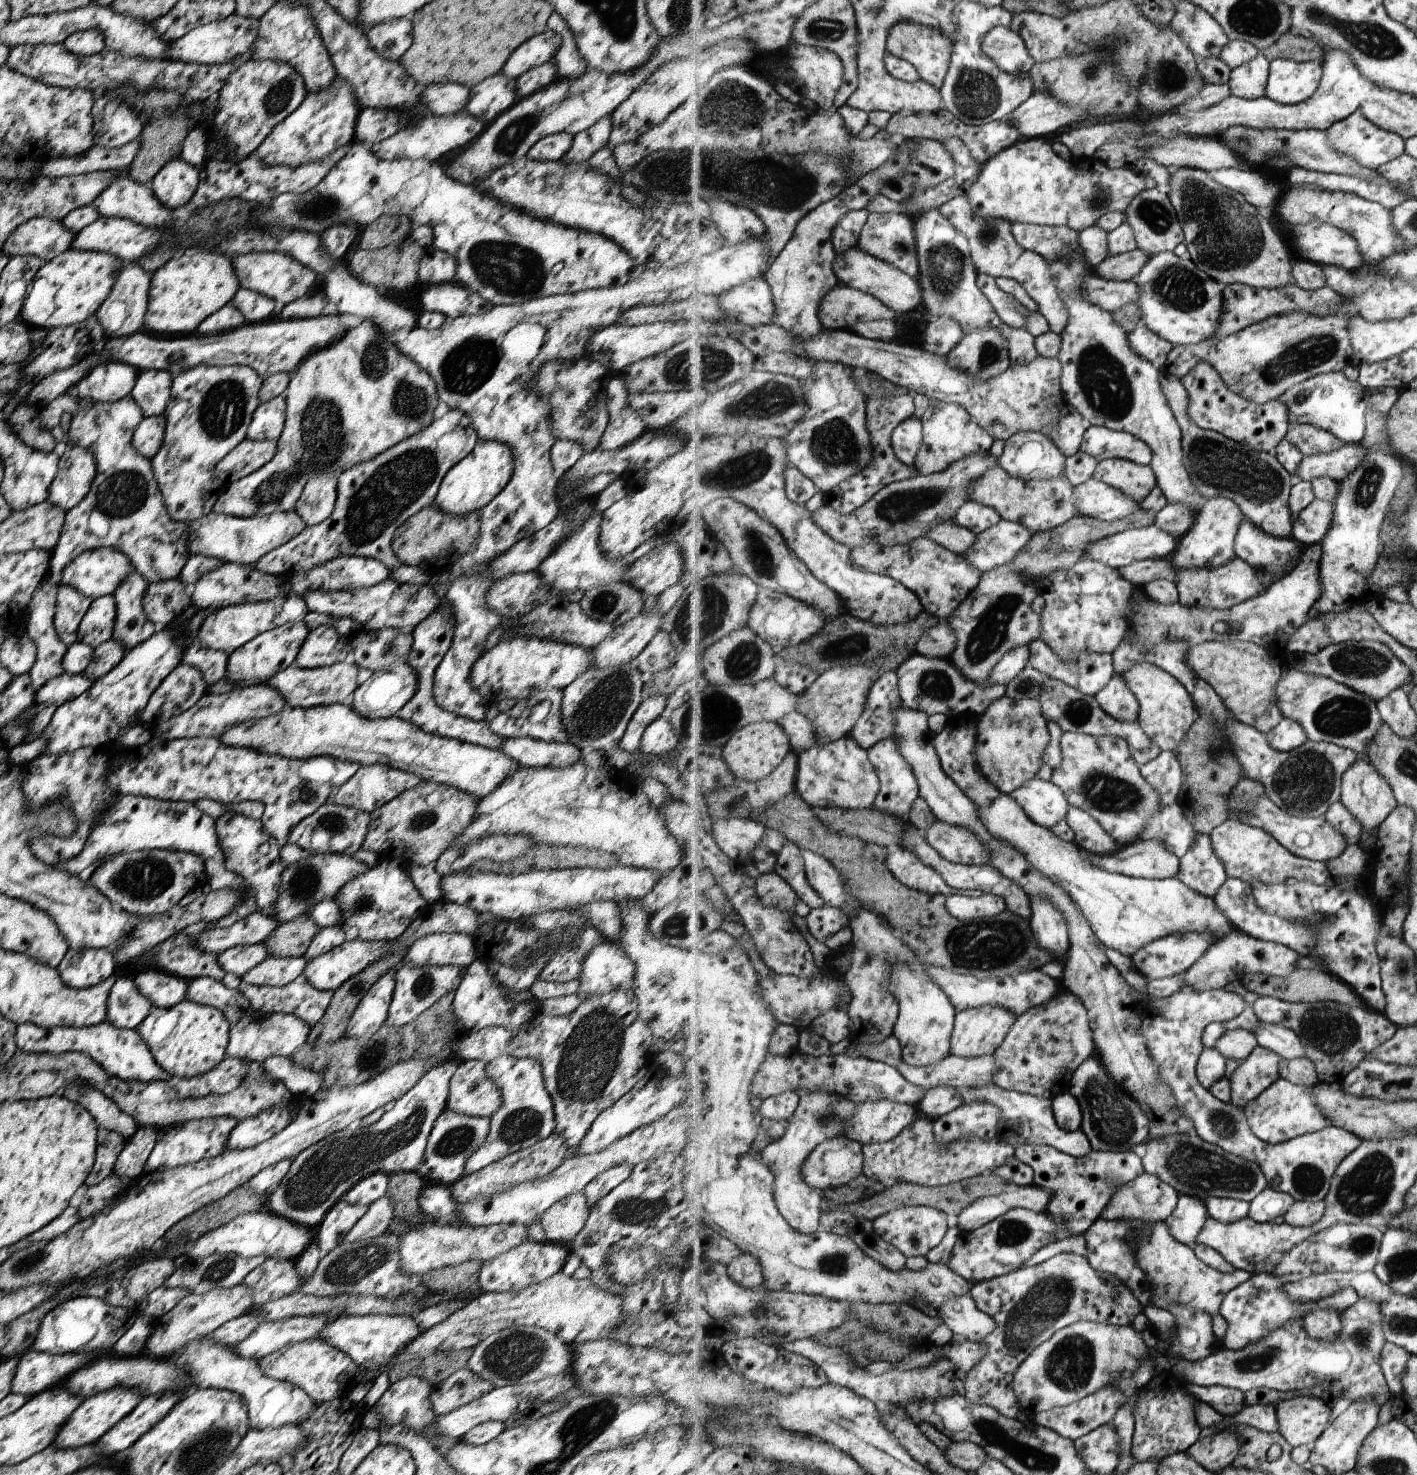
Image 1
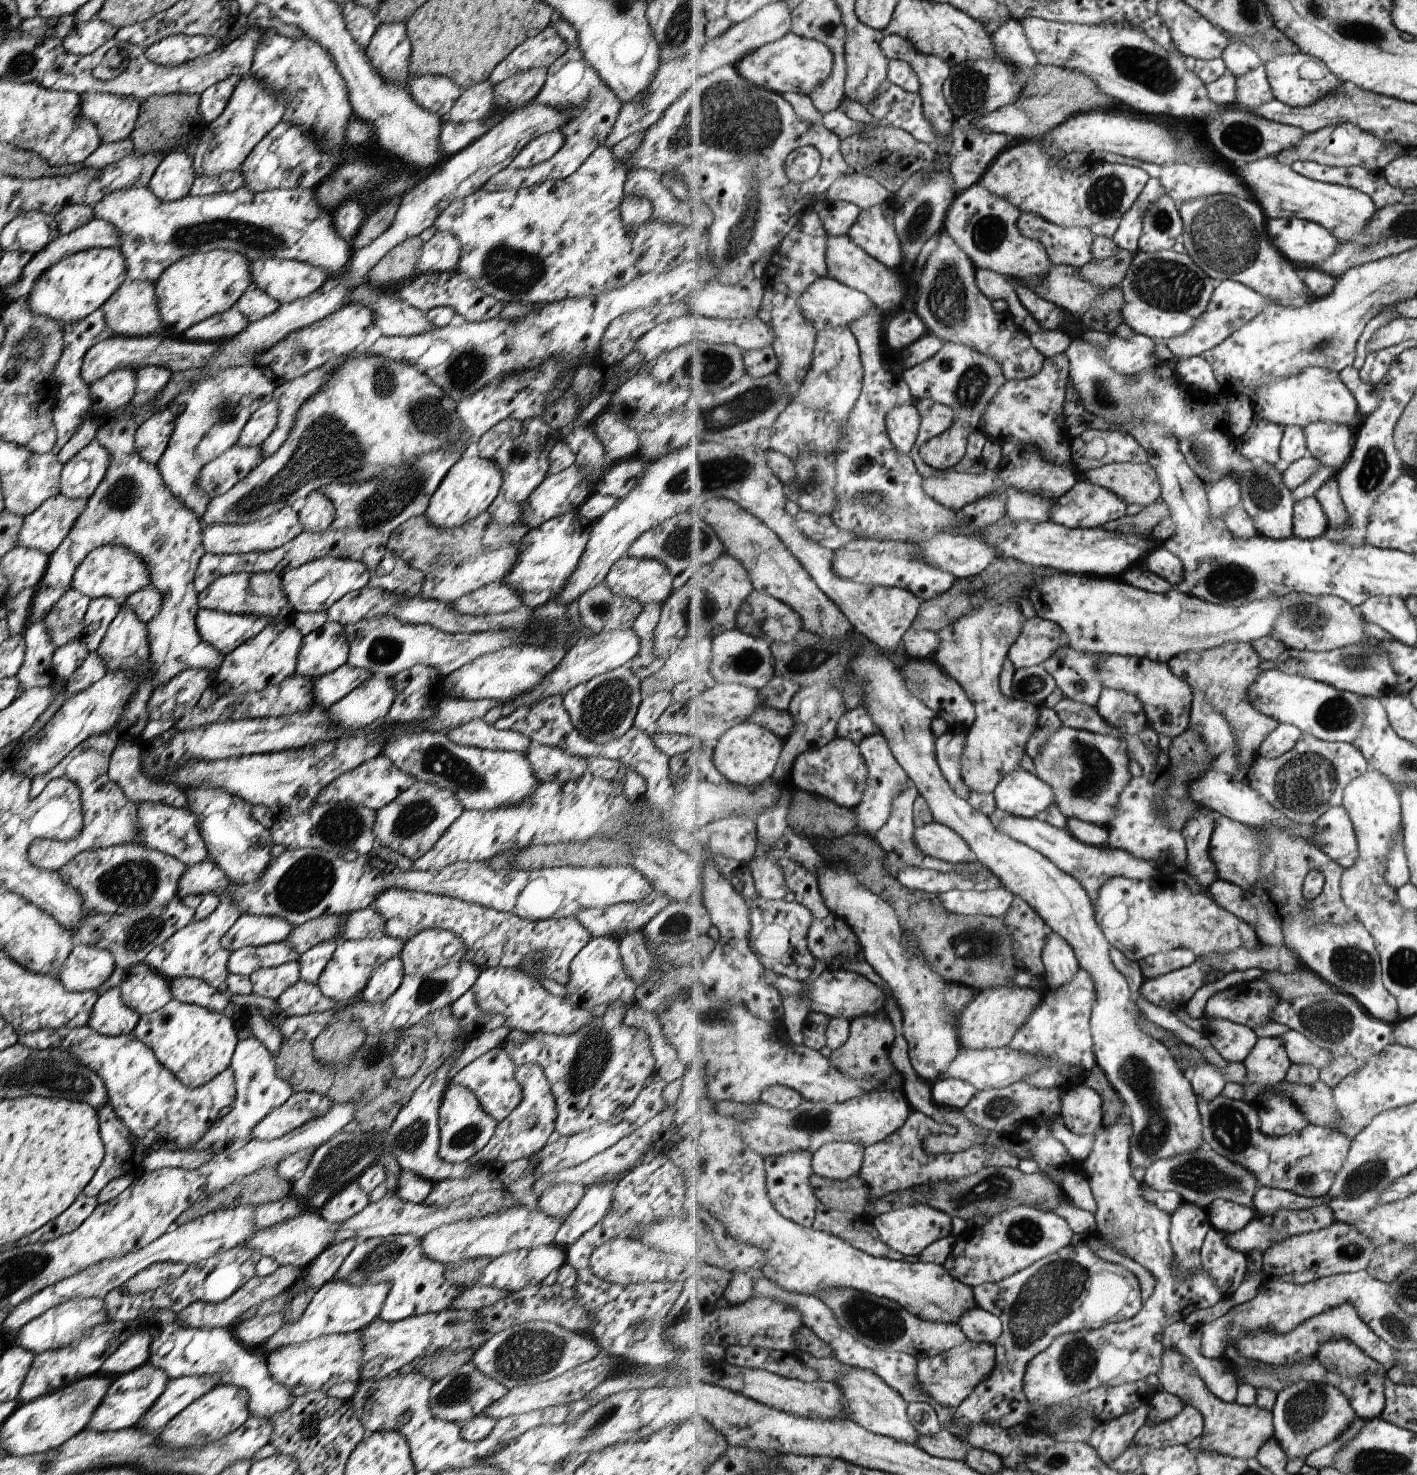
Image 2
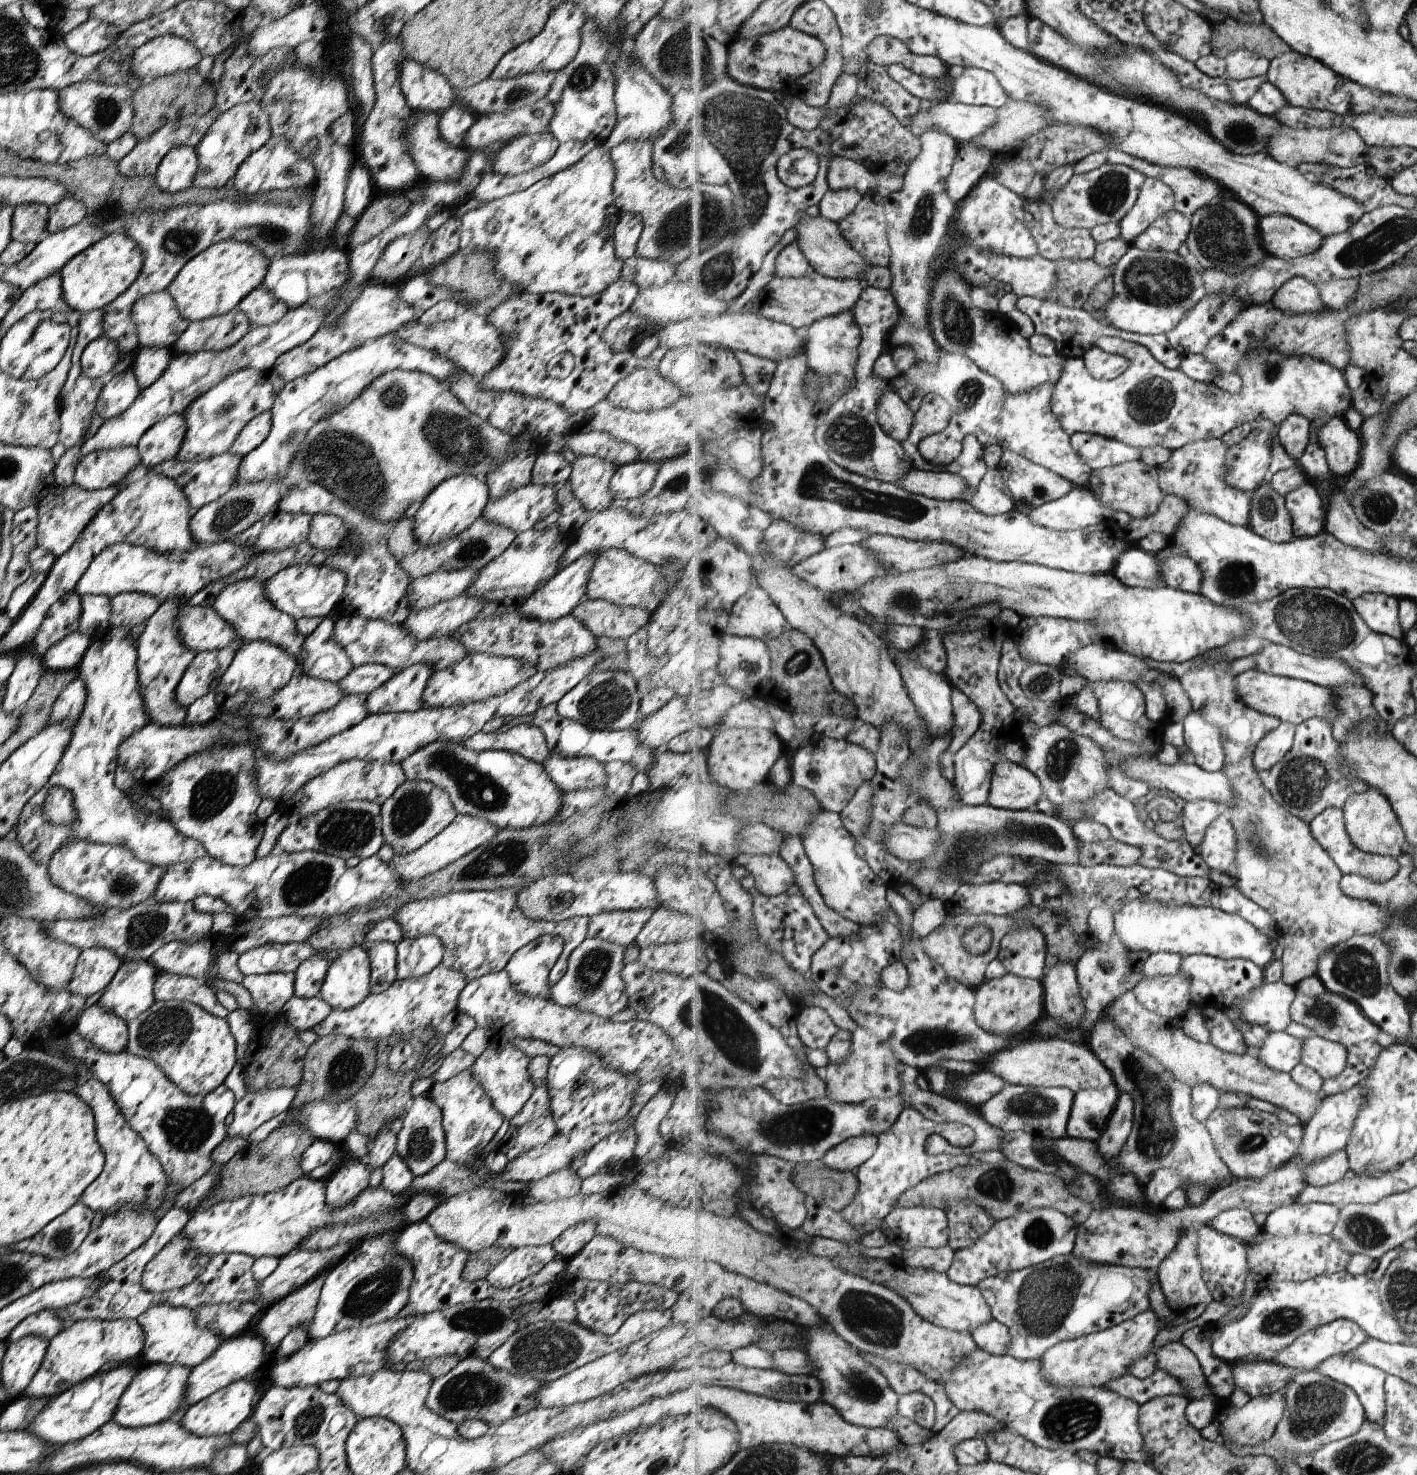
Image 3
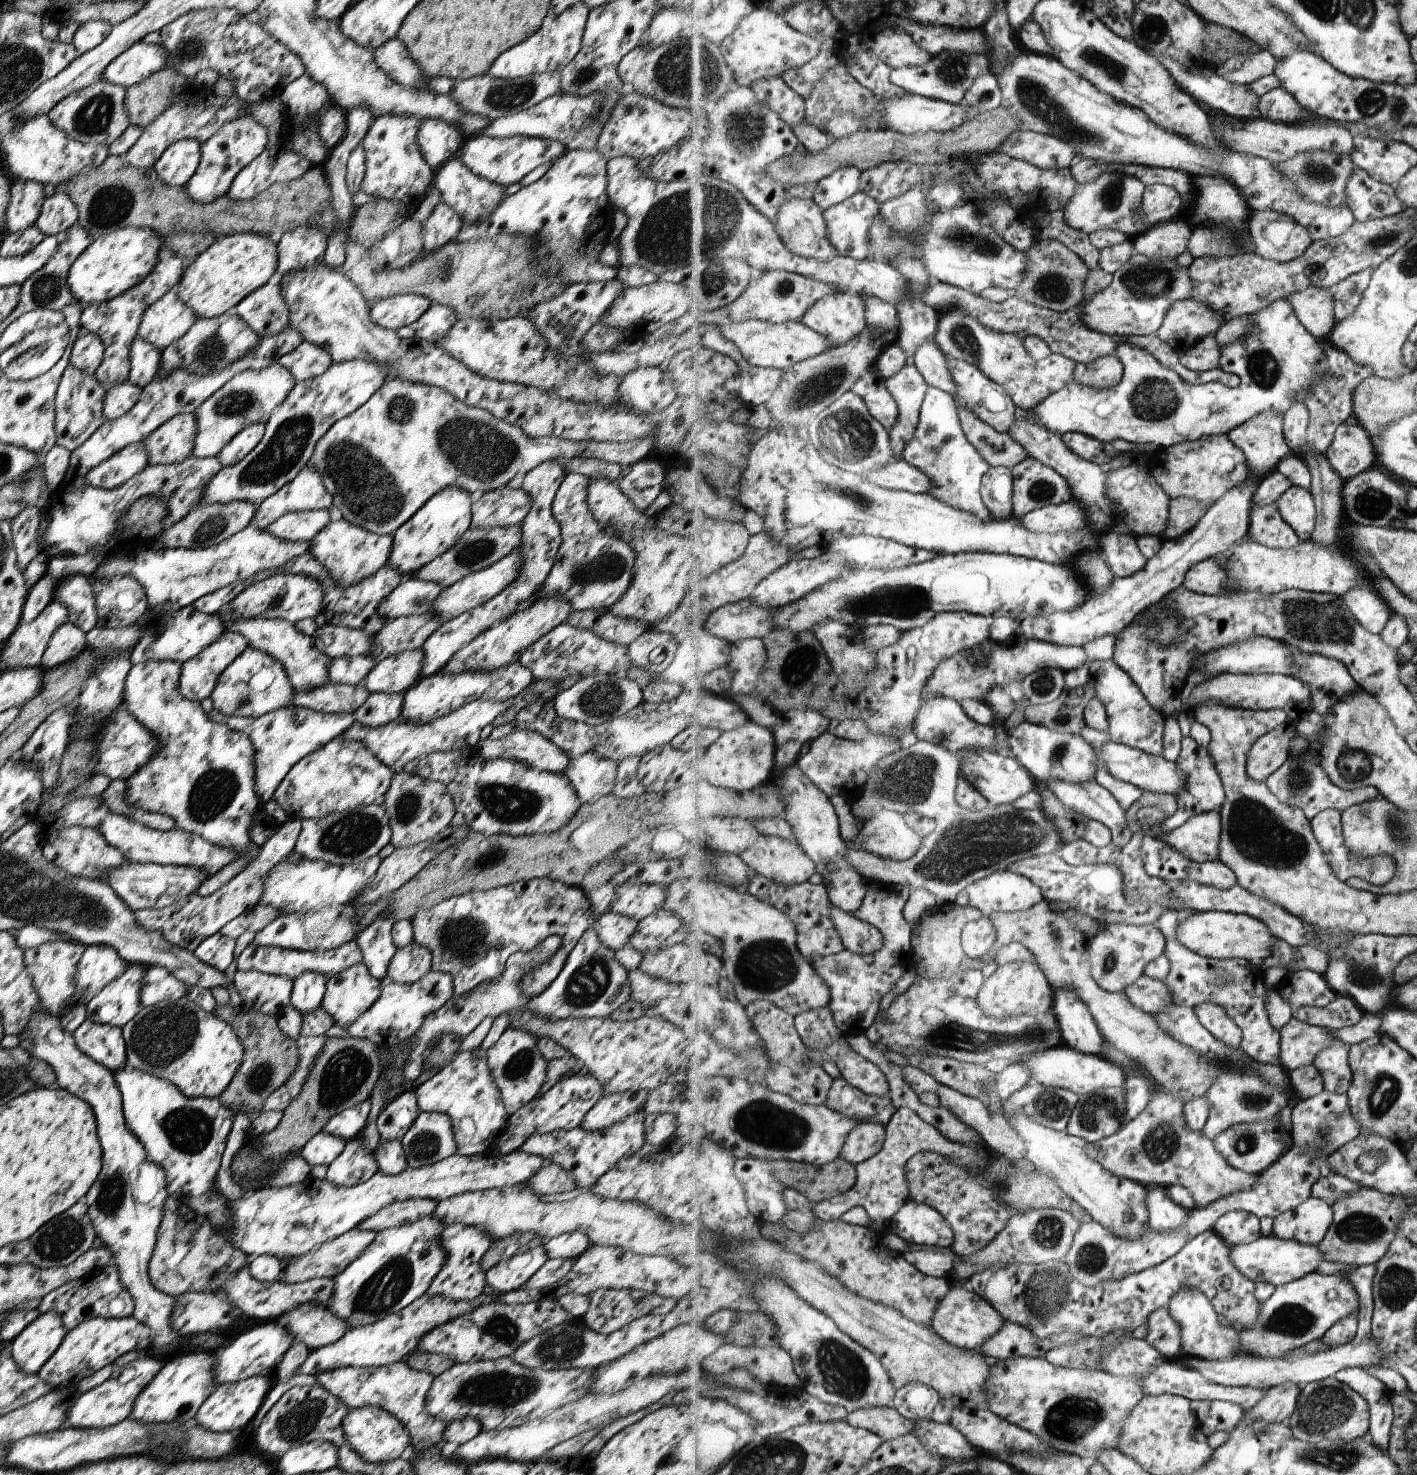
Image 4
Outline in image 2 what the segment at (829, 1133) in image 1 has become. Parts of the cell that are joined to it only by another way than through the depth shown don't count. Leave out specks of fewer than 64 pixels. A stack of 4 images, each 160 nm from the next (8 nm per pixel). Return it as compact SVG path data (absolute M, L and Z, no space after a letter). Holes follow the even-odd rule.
M798 1151L779 1156L768 1156L766 1162L766 1177L768 1193L774 1202L775 1208L789 1220L804 1227L813 1227L817 1214L819 1200L810 1183L813 1174L812 1158L814 1155L807 1151Z

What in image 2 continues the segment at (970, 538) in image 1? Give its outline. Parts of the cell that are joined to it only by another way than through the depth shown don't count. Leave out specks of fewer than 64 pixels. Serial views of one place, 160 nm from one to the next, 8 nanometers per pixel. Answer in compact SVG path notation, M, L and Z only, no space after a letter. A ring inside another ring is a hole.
M873 305L868 313L853 321L849 328L854 331L860 346L860 357L864 366L864 385L862 393L855 403L852 413L849 413L846 423L842 426L840 440L842 445L838 448L835 463L838 470L838 497L840 504L832 514L832 520L843 530L853 531L859 538L879 539L880 541L905 541L919 537L931 538L939 533L961 534L963 528L961 515L955 509L942 505L938 500L931 498L924 489L924 476L919 472L911 455L903 454L891 440L886 423L887 415L896 406L913 403L914 397L909 390L909 384L894 371L885 370L883 366L882 348L884 347L883 310ZM865 491L883 491L889 498L889 508L871 509L862 499Z

